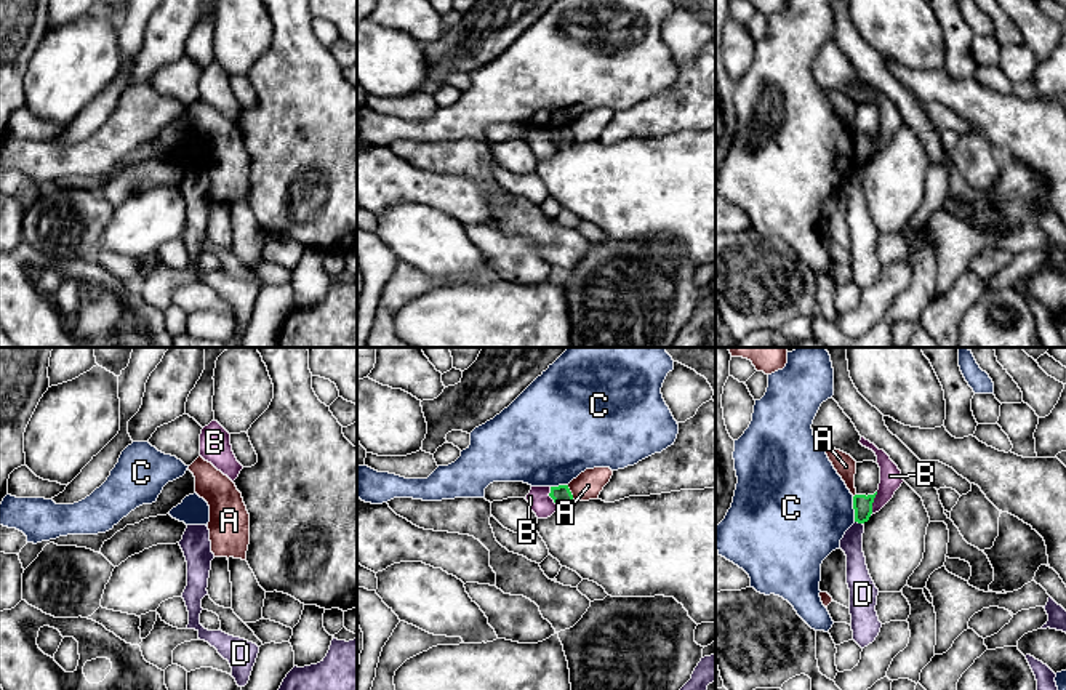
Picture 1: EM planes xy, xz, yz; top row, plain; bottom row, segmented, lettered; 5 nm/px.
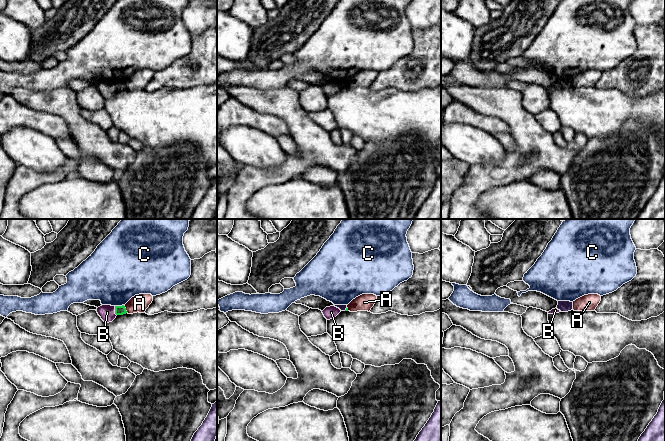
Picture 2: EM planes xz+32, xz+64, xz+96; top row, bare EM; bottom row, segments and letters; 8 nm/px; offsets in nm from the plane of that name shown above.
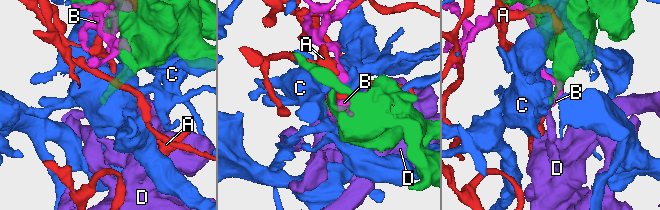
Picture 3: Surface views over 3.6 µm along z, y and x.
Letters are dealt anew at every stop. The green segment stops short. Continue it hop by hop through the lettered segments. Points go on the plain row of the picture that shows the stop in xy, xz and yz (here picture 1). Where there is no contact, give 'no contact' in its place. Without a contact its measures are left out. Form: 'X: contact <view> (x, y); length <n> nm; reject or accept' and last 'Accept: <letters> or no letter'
A: contact xz (570, 135); length 90 nm; reject
B: contact yz (873, 143); length 130 nm; reject
C: contact yz (855, 151); length 130 nm; reject
D: contact yz (858, 164); length 40 nm; reject
Accept: no letter

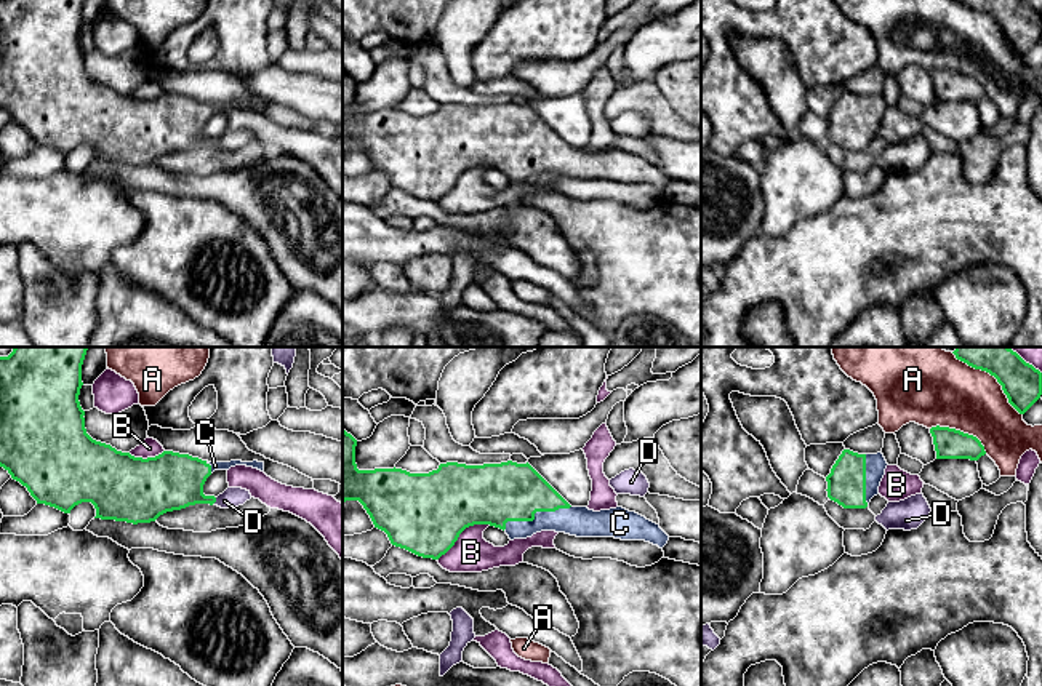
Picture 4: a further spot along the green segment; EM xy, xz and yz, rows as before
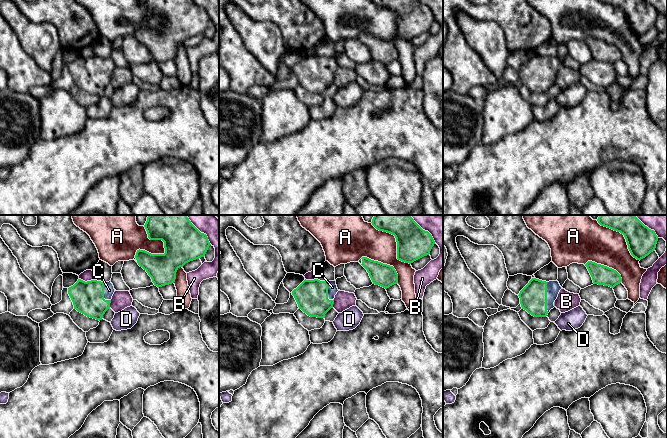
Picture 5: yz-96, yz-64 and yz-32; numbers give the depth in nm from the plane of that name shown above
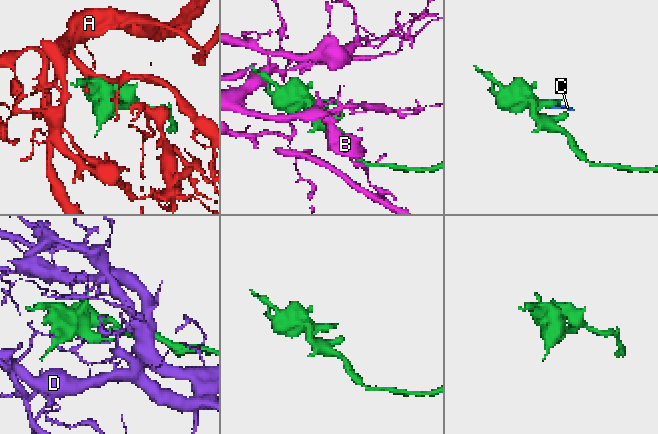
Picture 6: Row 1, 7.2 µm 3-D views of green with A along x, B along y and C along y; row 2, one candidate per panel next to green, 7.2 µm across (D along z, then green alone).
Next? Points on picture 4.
A: contact yz (994, 18); length 440 nm; reject
B: contact xz (461, 173); length 320 nm; reject
C: contact xz (533, 157); length 360 nm; accept
D: contact xy (215, 143); length 40 nm; reject
Accept: C

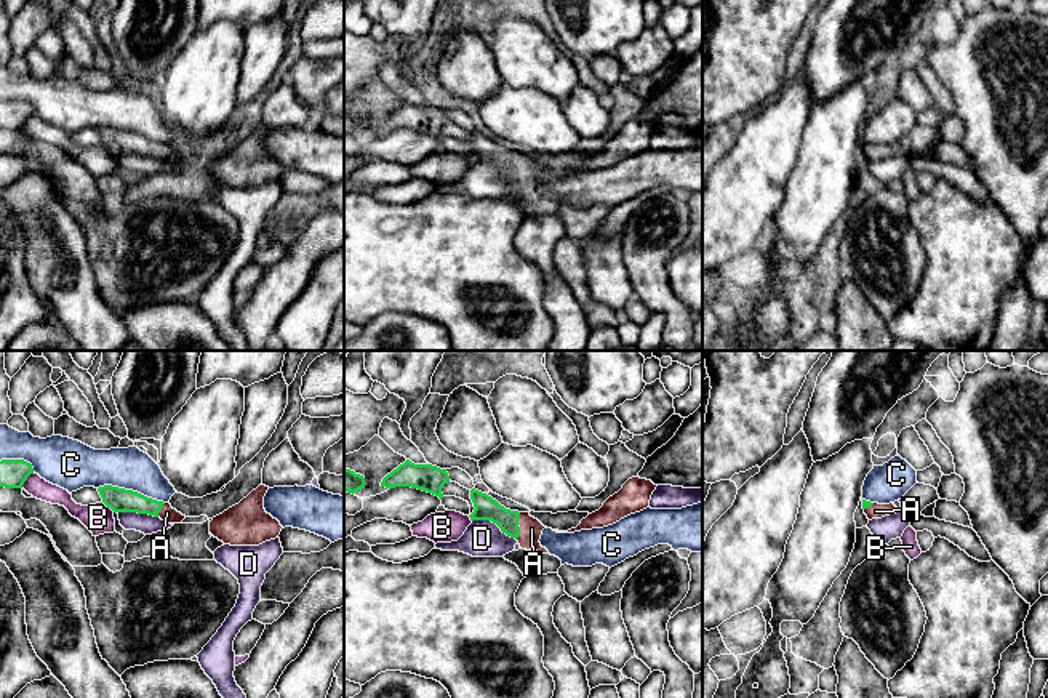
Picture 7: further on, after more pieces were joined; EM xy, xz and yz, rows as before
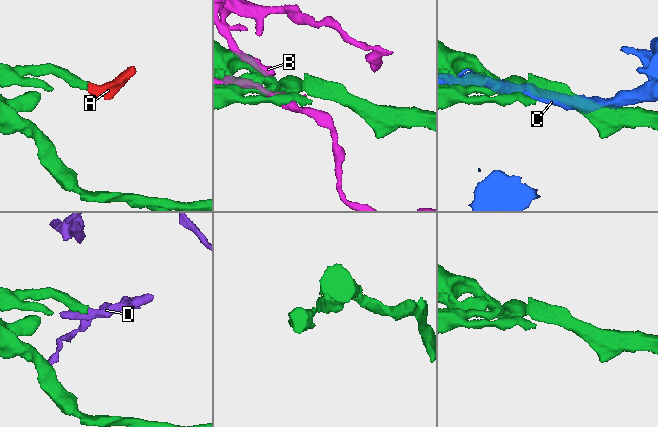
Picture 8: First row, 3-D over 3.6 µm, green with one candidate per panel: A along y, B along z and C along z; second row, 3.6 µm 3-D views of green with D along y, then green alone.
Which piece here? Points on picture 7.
A: contact xz (517, 167); length 140 nm; accept
B: contact xy (26, 120); length 100 nm; reject
C: contact xy (132, 132); length 340 nm; reject
D: contact xz (495, 164); length 240 nm; reject
Accept: A

